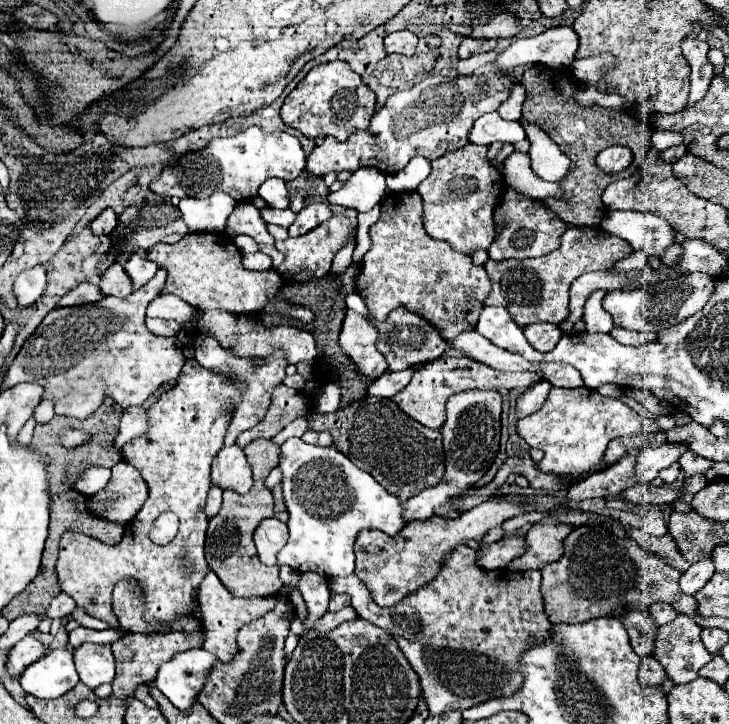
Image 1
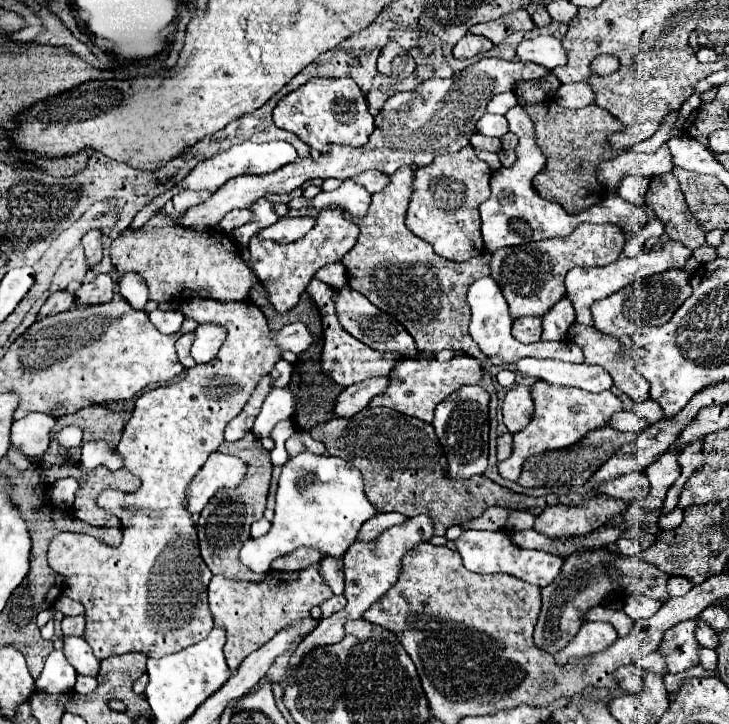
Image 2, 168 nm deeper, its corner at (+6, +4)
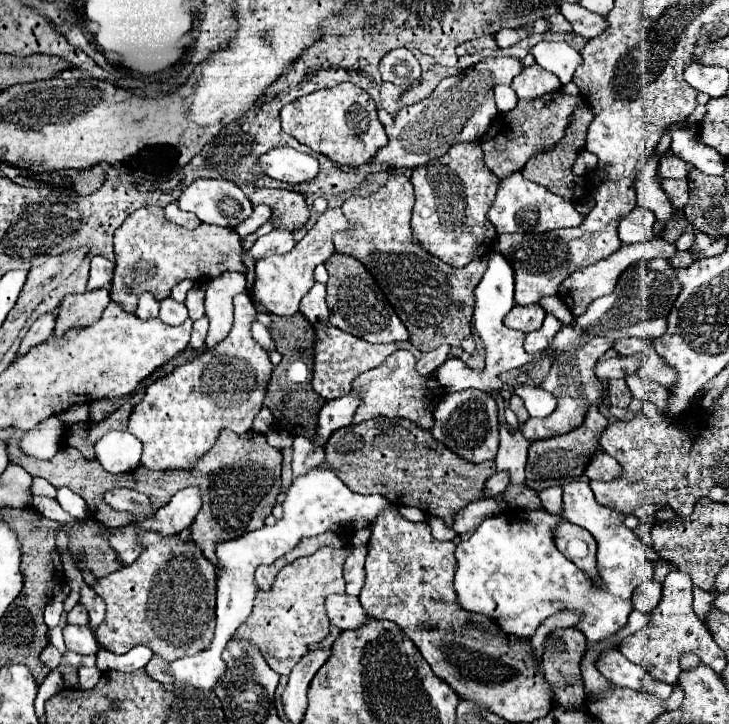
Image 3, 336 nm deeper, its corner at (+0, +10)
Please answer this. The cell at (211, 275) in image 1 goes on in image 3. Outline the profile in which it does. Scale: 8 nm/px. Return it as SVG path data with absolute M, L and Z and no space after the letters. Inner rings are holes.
M161 206L135 210L115 232L113 246L117 262L111 282L111 300L121 304L127 312L135 312L139 294L145 290L153 292L157 300L163 300L171 294L171 288L183 280L193 280L197 284L211 282L223 272L247 274L247 266L241 262L241 238L233 228L201 224L187 230L169 222ZM219 254L227 254L227 262L219 262Z

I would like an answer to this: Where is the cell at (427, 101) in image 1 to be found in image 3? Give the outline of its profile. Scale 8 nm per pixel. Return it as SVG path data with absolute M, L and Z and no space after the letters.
M487 56L461 74L443 78L427 98L417 104L403 106L397 112L393 124L385 126L389 142L377 150L371 164L387 164L395 170L413 170L425 166L433 158L443 156L453 144L479 142L497 116L493 88L499 84L511 84L513 78L523 70L525 66L519 58Z

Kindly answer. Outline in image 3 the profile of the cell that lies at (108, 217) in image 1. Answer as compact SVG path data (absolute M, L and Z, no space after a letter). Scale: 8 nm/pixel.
M103 256L91 258L91 272L89 272L89 286L87 290L95 290L101 286L109 286L113 280L113 262L109 262Z

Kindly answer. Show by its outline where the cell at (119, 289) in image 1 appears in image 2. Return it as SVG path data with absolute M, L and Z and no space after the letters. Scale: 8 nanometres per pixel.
M97 274L89 284L75 290L75 304L105 304L113 298L115 282L109 274Z

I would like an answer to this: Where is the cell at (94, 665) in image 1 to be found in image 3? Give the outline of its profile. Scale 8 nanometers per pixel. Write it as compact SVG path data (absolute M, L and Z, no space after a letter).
M67 624L63 628L63 638L65 638L67 650L73 650L73 652L83 654L83 656L95 656L97 650L99 650L99 644L97 644L89 626Z

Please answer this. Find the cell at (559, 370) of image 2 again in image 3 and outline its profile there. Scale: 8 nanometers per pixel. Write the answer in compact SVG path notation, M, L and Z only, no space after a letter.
M641 354L625 356L625 358L609 358L599 360L595 364L595 376L597 380L613 380L613 378L625 378L631 372L637 372L641 366Z

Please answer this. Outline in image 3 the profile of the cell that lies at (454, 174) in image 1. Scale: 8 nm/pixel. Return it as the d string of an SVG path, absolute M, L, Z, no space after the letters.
M477 142L451 146L445 156L413 170L411 182L415 186L413 236L431 254L455 268L463 268L473 258L493 250L497 232L487 220L487 210L495 200L499 178L481 166L481 146Z

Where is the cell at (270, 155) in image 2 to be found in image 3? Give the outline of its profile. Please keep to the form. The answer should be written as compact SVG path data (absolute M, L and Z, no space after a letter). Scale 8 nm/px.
M277 146L265 152L255 164L261 168L263 174L287 182L291 186L313 180L319 170L317 158L297 152L291 146Z

